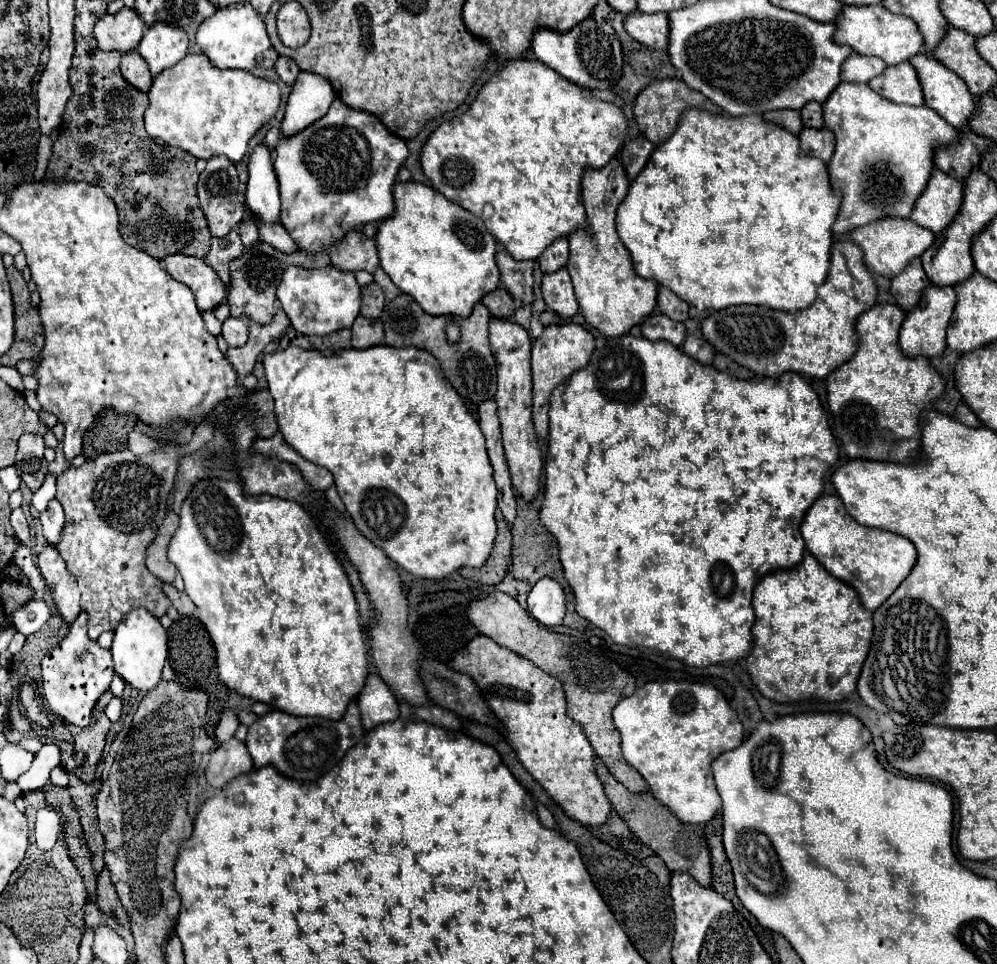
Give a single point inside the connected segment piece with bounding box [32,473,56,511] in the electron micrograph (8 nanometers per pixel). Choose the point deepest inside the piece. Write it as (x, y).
(41, 497)

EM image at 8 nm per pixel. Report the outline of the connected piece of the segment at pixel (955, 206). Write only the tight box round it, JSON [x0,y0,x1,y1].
[910,167,964,233]

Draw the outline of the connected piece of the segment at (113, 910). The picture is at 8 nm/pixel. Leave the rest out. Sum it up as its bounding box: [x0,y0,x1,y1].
[98,869,130,929]

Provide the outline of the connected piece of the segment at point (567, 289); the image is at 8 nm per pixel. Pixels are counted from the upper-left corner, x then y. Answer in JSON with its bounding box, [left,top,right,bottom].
[542,269,578,317]

